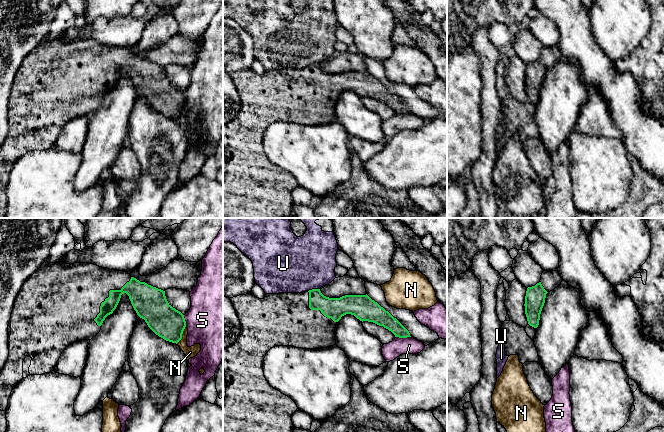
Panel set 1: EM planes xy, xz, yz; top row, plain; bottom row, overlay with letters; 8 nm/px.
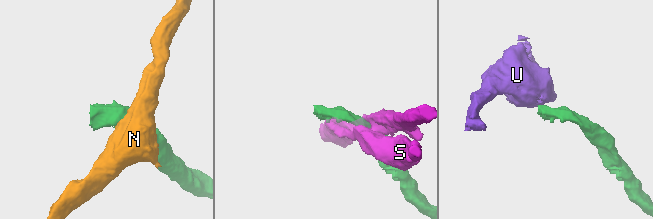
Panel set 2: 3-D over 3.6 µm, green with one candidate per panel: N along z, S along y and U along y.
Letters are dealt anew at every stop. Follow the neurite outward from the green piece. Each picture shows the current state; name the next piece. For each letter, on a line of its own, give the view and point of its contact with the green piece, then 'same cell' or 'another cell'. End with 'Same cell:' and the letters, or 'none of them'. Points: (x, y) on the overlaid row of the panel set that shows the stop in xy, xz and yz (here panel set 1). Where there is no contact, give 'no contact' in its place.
N: xy (181, 335) | another cell
S: xz (403, 337) | another cell
U: xz (313, 289) | another cell
Same cell: none of them

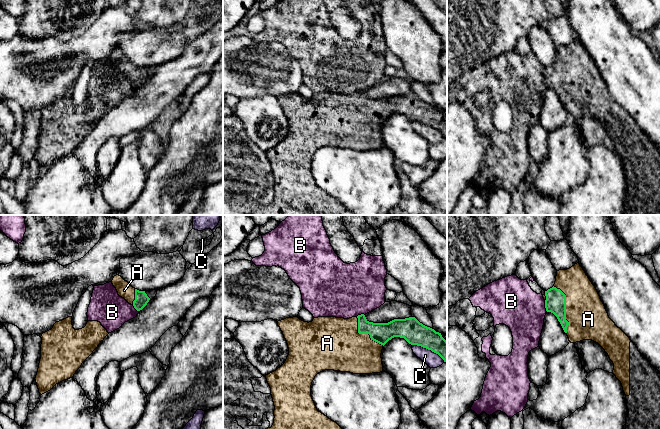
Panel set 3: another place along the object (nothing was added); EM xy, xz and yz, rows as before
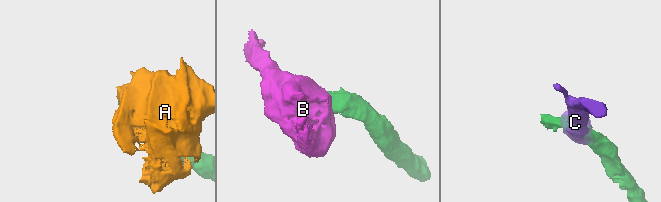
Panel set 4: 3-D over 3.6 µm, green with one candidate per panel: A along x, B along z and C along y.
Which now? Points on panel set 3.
A: yz (565, 308) | same cell
B: yz (545, 306) | another cell
C: xz (428, 349) | another cell
Same cell: A

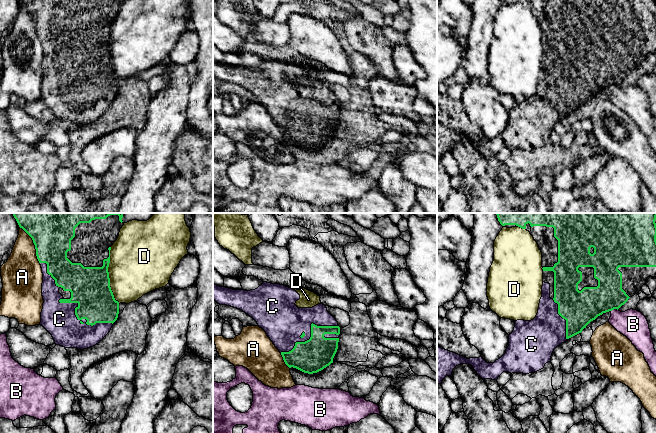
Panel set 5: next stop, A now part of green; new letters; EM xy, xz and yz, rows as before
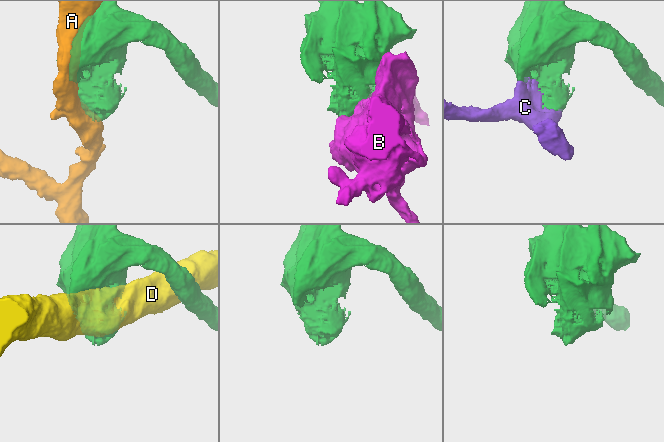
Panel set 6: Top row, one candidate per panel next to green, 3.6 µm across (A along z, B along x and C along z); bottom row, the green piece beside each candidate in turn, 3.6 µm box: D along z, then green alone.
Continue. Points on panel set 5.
A: xy (34, 244) | another cell
B: yz (614, 308) | another cell
C: xy (78, 319) | same cell
D: xy (108, 275) | another cell
Same cell: C

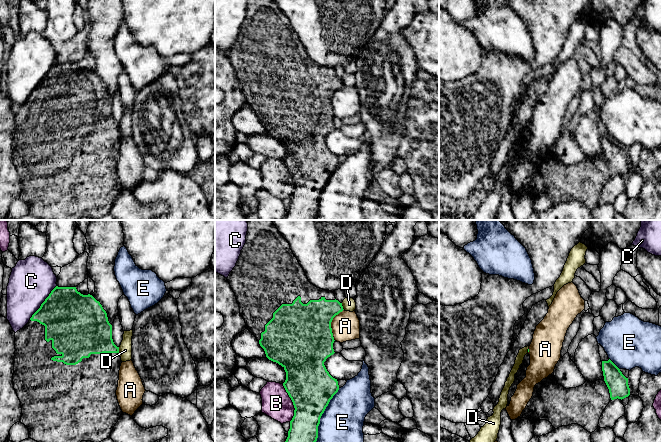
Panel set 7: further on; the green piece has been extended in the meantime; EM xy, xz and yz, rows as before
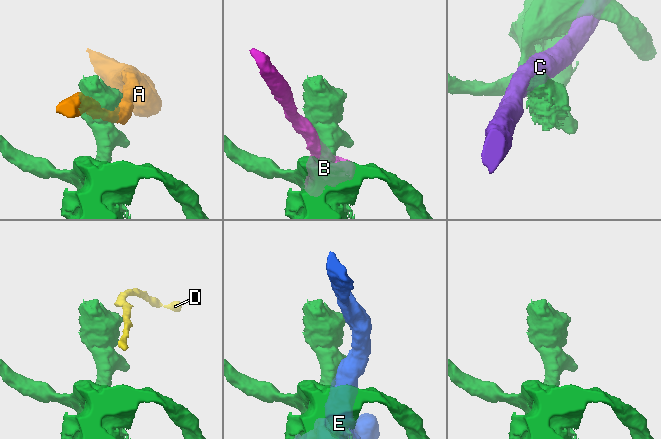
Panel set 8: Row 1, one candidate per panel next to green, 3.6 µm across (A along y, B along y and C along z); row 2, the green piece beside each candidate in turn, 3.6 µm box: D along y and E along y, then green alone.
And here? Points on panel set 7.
A: xz (330, 324) | another cell
B: xz (293, 403) | another cell
C: xy (43, 302) | another cell
D: xz (342, 306) | another cell
E: xz (321, 415) | another cell
Same cell: none of them

